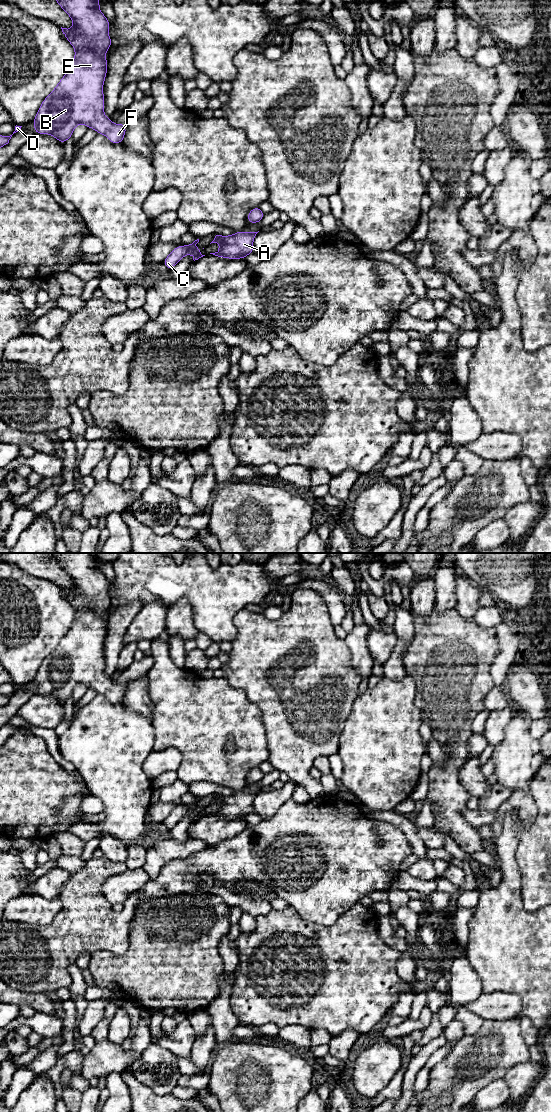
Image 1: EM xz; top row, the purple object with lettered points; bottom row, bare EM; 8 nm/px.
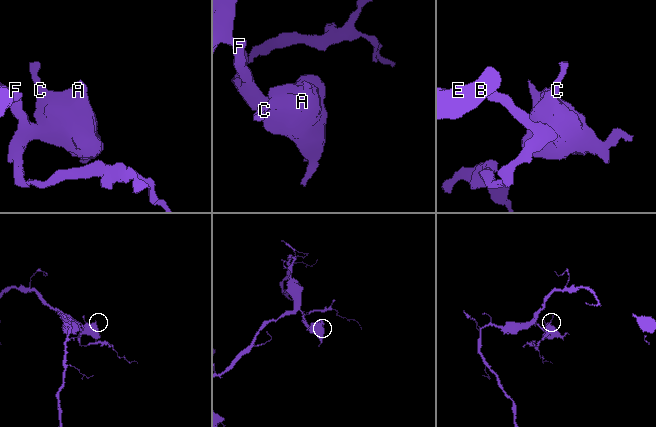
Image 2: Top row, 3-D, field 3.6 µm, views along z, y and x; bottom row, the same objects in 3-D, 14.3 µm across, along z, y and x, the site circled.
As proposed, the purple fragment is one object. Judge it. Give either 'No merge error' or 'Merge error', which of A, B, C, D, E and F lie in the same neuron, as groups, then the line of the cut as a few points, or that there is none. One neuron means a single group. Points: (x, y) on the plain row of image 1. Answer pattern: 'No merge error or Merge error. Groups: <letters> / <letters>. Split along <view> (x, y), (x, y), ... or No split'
No merge error. Groups: A B C D E F. No split

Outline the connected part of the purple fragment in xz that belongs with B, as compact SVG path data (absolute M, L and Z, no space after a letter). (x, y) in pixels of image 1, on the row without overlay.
M48 553L70 576L74 587L62 588L62 592L75 609L75 617L66 634L54 650L43 660L32 681L35 694L50 694L64 704L73 695L78 684L93 688L108 697L112 704L123 703L126 683L114 684L104 675L103 644L107 636L106 611L112 606L108 594L110 581L99 570L100 559L95 553Z

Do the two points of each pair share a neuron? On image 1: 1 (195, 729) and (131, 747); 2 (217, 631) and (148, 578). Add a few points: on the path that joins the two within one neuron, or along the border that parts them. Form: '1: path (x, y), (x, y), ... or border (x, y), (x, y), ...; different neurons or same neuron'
1: border (151, 723), (154, 729), (152, 749); different neurons
2: path (208, 611), (179, 582), (168, 582); same neuron

